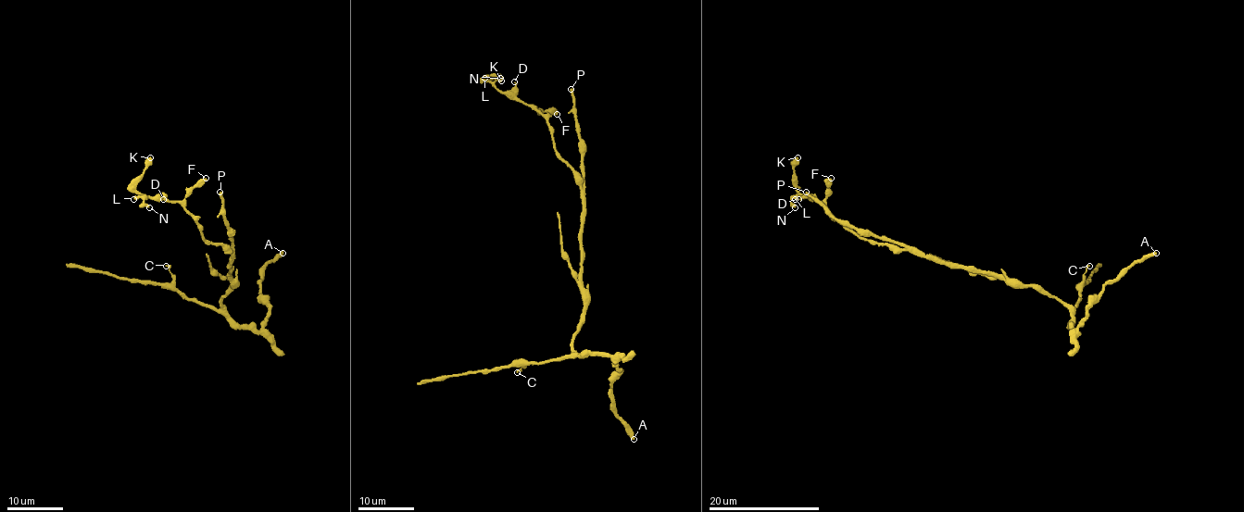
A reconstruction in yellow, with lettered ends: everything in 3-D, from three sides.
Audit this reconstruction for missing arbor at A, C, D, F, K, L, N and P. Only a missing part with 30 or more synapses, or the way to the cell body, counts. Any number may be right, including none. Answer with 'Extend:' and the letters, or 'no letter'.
Extend: A, P

